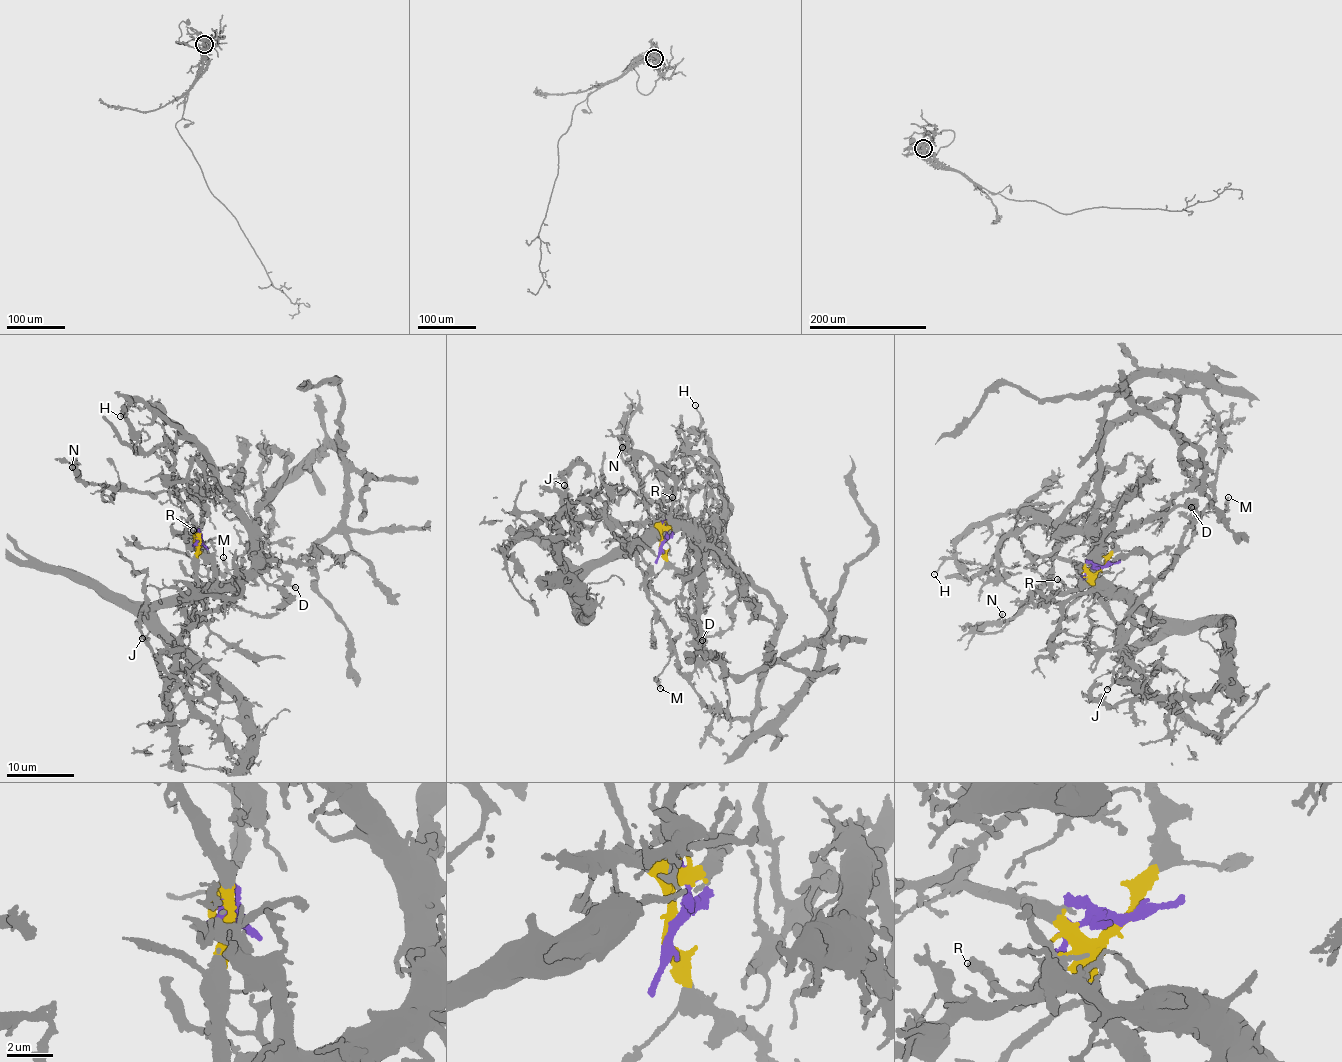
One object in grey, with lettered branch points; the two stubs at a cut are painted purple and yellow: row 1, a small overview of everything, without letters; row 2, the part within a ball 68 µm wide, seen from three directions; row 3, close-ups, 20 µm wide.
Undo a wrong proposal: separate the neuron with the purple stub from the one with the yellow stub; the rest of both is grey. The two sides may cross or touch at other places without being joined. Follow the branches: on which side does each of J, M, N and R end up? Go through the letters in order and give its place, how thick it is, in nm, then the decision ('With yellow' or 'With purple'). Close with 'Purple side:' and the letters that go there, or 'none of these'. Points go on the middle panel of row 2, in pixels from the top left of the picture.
J: Place: (564, 485). Thickness 240 nm. With yellow
M: Place: (660, 688). Thickness 240 nm. With yellow
N: Place: (622, 447). Thickness 220 nm. With yellow
R: Place: (672, 497). Thickness 360 nm. With purple
Purple side: R

